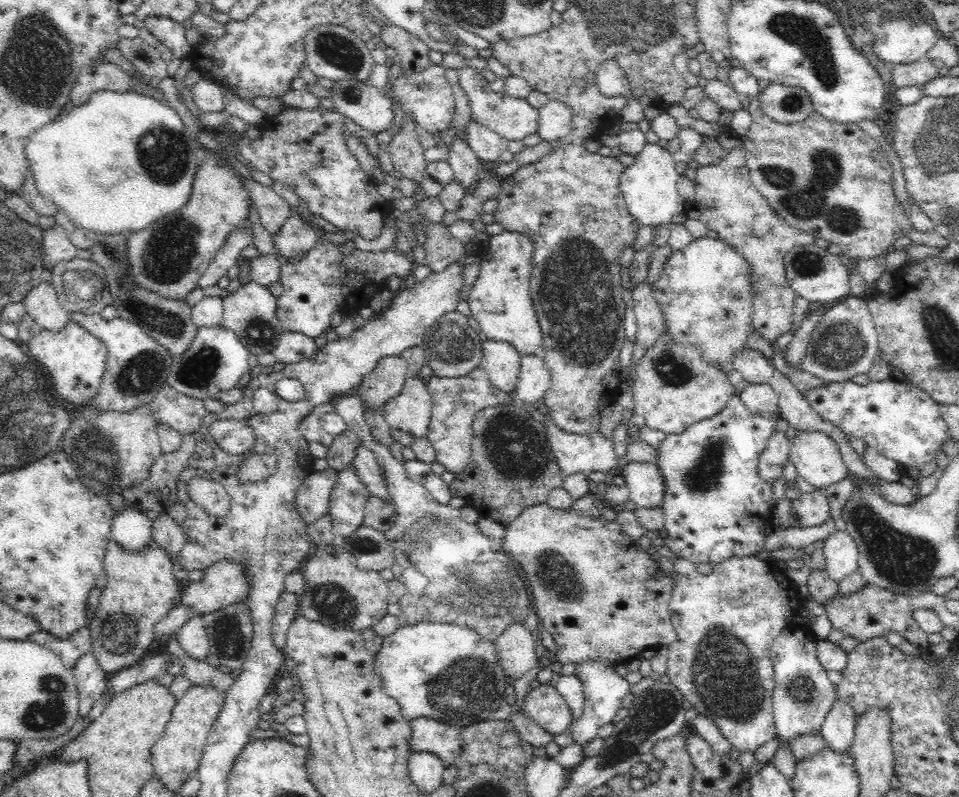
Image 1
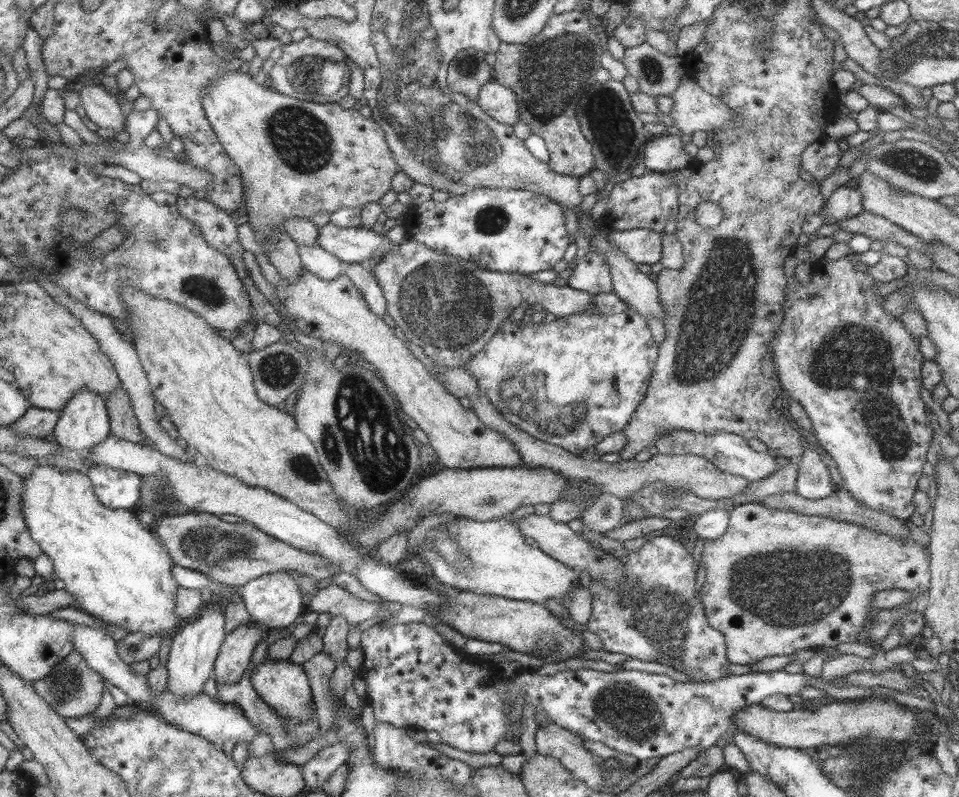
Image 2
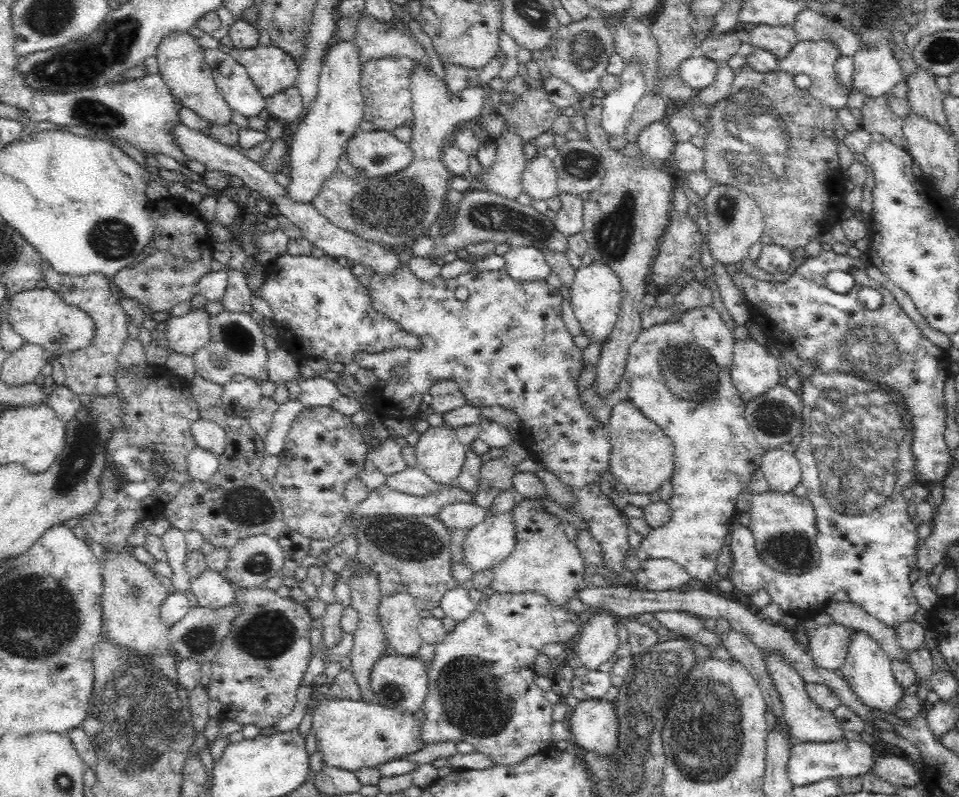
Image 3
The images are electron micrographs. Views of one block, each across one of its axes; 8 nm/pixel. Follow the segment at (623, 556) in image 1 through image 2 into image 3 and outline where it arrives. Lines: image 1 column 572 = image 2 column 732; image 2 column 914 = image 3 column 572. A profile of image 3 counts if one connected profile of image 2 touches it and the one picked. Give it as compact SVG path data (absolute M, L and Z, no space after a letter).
M517 496L511 513L515 546L508 557L492 568L491 588L498 593L536 591L548 598L552 605L564 606L579 590L587 587L584 559L577 546L566 537L561 520L545 511L541 499Z

